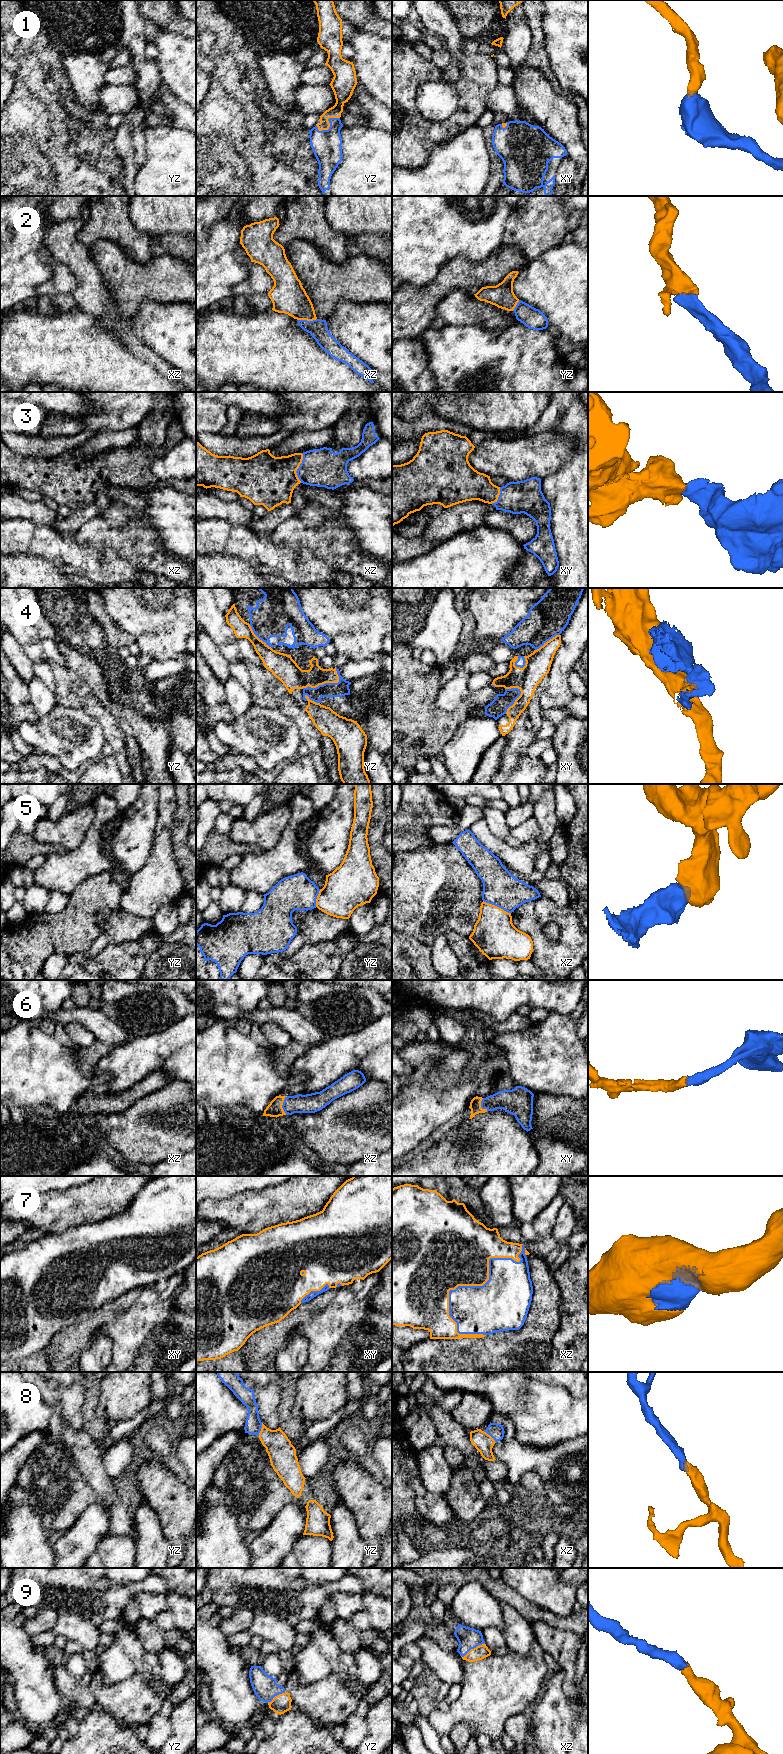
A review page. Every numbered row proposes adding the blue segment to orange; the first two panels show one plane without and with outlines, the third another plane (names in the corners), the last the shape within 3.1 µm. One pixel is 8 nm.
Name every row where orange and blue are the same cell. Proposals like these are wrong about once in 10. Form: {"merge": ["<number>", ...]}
{"merge": ["1", "2", "3", "6", "7", "8", "9"]}

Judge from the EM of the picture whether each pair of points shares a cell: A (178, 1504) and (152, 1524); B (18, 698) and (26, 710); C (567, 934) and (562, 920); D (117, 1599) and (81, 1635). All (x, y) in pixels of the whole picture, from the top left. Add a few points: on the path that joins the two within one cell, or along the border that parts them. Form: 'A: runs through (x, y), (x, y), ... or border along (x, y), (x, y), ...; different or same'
A: border along (144, 1500), (155, 1512), (163, 1533); different
B: runs through (18, 701), (23, 707); same
C: runs through (567, 931), (565, 923); same
D: border along (72, 1612), (89, 1619), (97, 1627); different

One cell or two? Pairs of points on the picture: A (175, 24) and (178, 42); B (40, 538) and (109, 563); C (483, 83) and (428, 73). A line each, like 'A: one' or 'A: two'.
A: two
B: one
C: one

